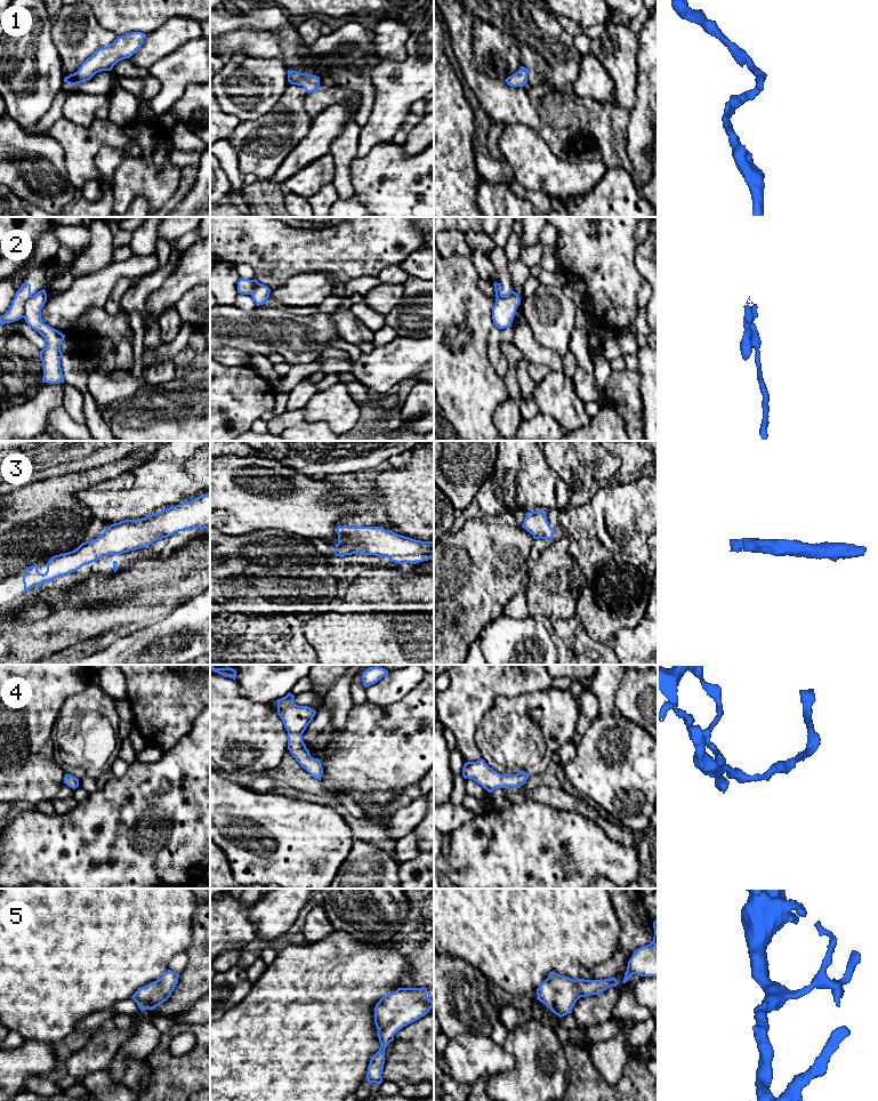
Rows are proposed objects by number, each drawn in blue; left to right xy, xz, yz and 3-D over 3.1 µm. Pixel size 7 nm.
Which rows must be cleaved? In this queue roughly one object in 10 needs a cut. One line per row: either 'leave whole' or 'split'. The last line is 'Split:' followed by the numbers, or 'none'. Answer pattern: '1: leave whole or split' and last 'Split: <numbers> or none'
1: leave whole
2: split
3: leave whole
4: leave whole
5: leave whole
Split: 2

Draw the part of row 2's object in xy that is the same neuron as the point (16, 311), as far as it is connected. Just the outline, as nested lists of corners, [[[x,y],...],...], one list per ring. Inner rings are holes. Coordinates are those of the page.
[[[23,283],[16,291],[9,310],[0,316],[0,327],[24,318],[25,303],[31,298],[31,284]]]

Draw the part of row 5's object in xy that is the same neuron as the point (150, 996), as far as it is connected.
[[[168,970],[159,980],[139,988],[131,998],[140,1011],[153,1010],[170,997],[178,983],[178,978],[179,974]]]

